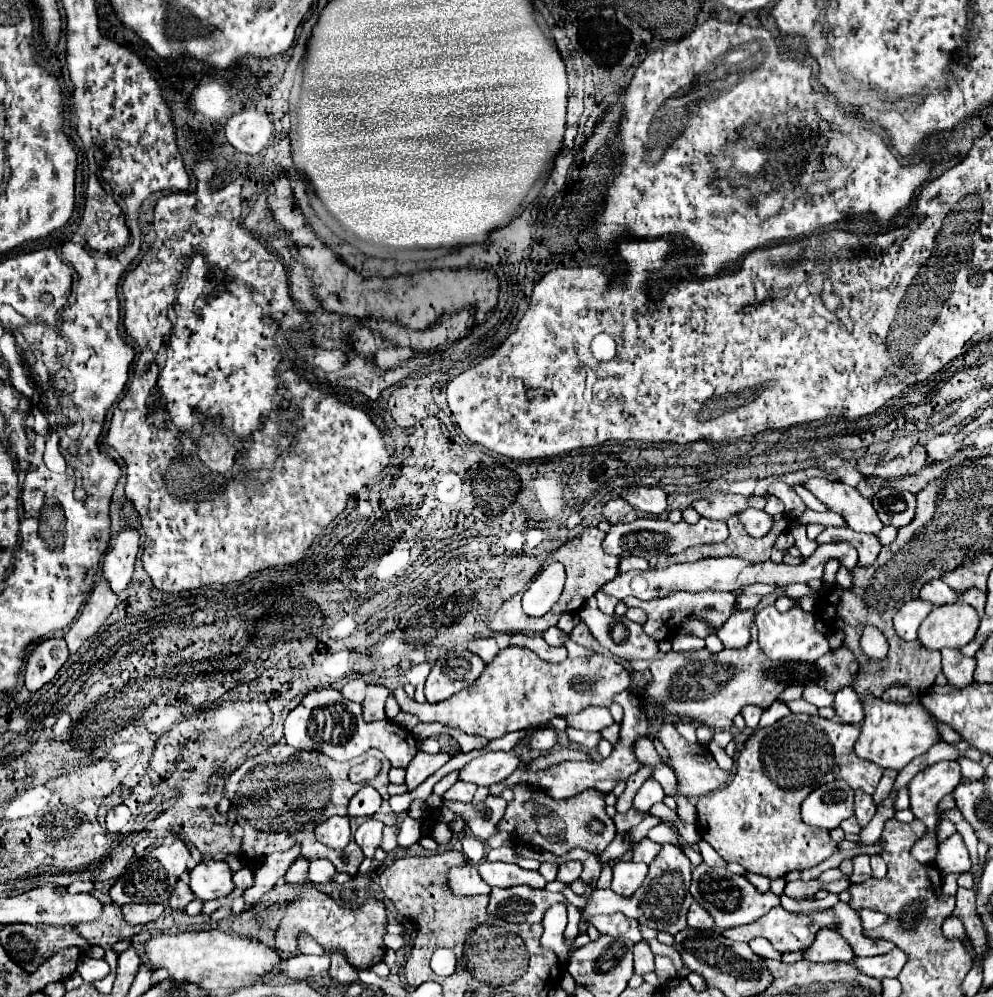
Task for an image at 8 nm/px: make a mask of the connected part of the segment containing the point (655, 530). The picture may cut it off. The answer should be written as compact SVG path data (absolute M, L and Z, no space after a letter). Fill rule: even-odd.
M637 518L629 524L613 524L609 534L603 540L603 550L611 556L641 556L641 558L651 558L651 556L673 556L679 554L683 550L687 550L689 546L697 546L697 544L715 544L715 542L723 542L729 536L727 532L727 524L725 522L715 522L715 520L705 520L701 518L697 524L687 524L687 522L677 522L673 524L671 520L661 520L661 518Z

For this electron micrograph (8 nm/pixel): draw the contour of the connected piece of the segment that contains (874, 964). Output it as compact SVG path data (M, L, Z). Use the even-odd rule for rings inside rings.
M893 948L889 954L885 956L873 956L873 958L857 958L855 964L857 968L861 968L861 972L865 972L867 976L873 978L897 978L899 972L905 966L905 952L901 952L899 948Z

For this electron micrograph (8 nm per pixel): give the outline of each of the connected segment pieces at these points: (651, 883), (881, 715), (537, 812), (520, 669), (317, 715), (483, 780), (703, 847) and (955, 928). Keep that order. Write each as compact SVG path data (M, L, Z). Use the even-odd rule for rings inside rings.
M665 844L657 860L649 866L649 874L643 882L643 886L631 896L621 898L613 890L595 890L591 896L591 902L585 910L611 910L611 912L623 912L627 918L637 920L643 926L669 932L675 936L677 932L687 928L687 912L693 902L693 896L689 894L689 882L691 882L691 862L685 858L685 854L671 844Z
M867 696L863 698L863 708L865 708L865 720L861 726L861 736L855 744L855 754L879 764L881 768L901 770L913 758L925 754L933 744L941 740L941 734L937 730L937 718L921 702L897 704Z
M517 786L513 788L515 800L507 806L507 812L499 824L499 830L509 832L517 840L525 840L525 844L541 848L553 854L567 854L571 848L579 846L583 850L601 854L617 834L613 820L605 814L605 802L601 792L585 790L569 800L553 800L547 794L531 788L531 786ZM595 818L605 824L603 832L591 832L589 820Z
M509 646L485 666L485 672L475 680L475 684L443 702L419 704L407 698L403 688L395 688L393 696L403 712L419 716L421 722L443 722L451 728L491 740L535 724L549 724L555 716L577 714L587 706L611 706L613 698L627 690L629 684L629 670L603 654L575 660L567 658L565 662L551 664L527 648Z
M337 690L309 692L299 702L299 706L293 712L289 712L285 720L285 740L295 750L319 750L339 762L357 758L369 748L377 748L391 760L393 766L405 768L417 754L417 742L403 728L391 724L391 720L365 722L361 706L345 700Z
M489 752L463 766L459 770L459 780L489 788L509 778L517 770L517 766L519 766L519 758L513 756L511 752Z
M701 840L699 842L699 850L701 850L701 856L703 856L703 860L709 864L709 866L727 866L727 862L715 852L715 848L709 844L709 842L705 842L705 840Z
M949 918L943 924L943 936L945 936L945 940L959 940L961 944L965 944L965 928L963 928L961 920Z

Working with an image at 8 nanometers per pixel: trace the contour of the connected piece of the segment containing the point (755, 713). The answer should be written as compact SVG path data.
M745 706L743 710L741 710L741 716L743 716L743 720L745 720L745 724L747 724L747 728L757 728L757 724L759 724L759 718L761 718L761 708L753 708L753 706Z

